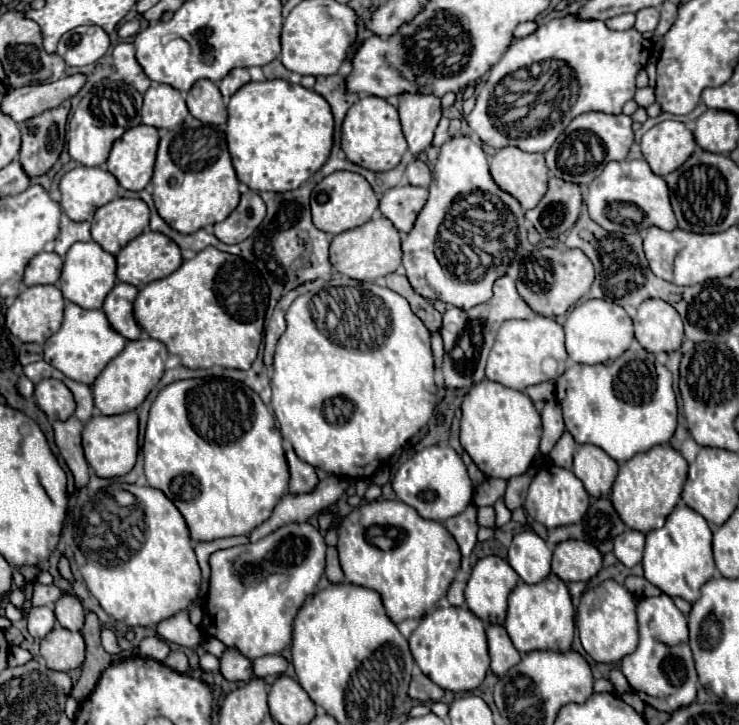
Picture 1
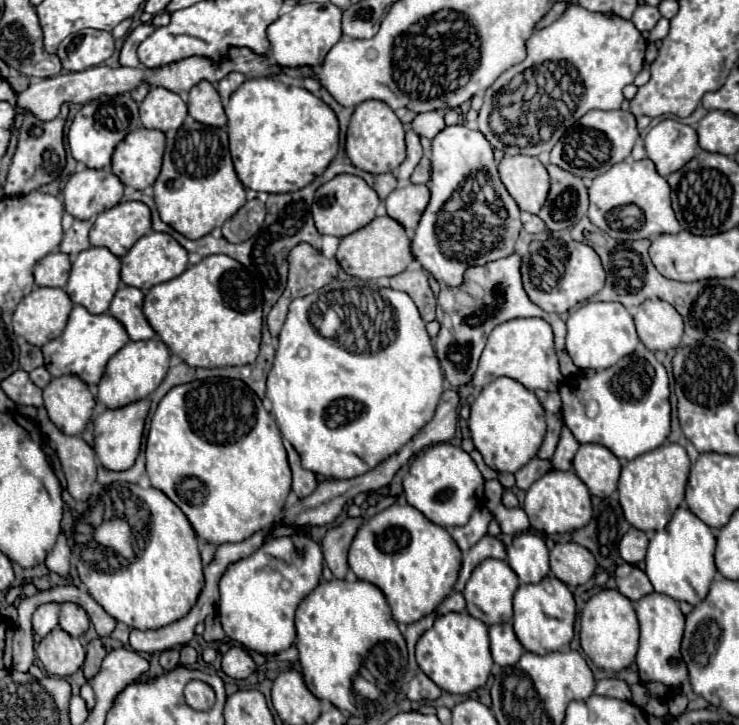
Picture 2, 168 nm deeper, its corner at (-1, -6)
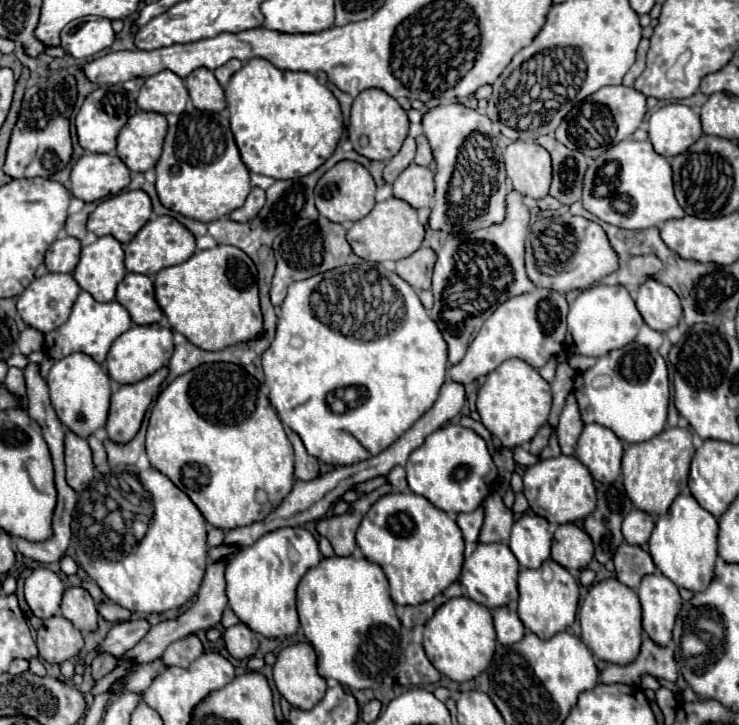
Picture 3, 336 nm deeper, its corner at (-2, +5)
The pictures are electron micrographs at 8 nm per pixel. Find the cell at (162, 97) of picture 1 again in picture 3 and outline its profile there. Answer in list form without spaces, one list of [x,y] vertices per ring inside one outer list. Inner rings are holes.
[[[163,70],[145,80],[139,90],[137,106],[145,112],[179,114],[185,110],[187,98],[189,96],[183,80],[169,70]]]

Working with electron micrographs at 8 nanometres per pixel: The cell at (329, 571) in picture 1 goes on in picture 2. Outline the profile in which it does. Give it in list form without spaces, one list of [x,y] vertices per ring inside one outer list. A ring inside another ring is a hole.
[[[364,517],[346,519],[338,527],[328,529],[328,533],[322,539],[324,559],[330,567],[330,571],[334,573],[334,577],[338,577],[338,579],[344,579],[348,573],[348,549],[362,523],[364,523]]]

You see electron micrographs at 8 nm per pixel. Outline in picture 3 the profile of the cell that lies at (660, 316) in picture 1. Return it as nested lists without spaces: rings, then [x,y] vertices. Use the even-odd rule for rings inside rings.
[[[647,280],[639,288],[635,302],[645,324],[659,332],[667,332],[669,328],[677,326],[683,316],[679,296],[657,280]]]

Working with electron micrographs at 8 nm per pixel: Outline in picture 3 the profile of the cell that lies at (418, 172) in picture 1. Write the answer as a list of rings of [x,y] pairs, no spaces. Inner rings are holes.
[[[417,136],[417,156],[415,156],[415,164],[419,166],[429,166],[433,162],[433,154],[429,148],[429,142],[425,136]]]

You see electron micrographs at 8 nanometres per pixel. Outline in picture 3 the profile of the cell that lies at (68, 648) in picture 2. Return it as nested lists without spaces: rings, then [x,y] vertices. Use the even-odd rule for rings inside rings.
[[[57,614],[57,616],[51,616],[51,618],[43,620],[43,626],[37,630],[37,648],[39,648],[39,656],[45,662],[49,662],[49,664],[61,664],[65,660],[75,658],[81,652],[81,648],[83,648],[83,636],[81,636],[81,632],[67,618]]]

